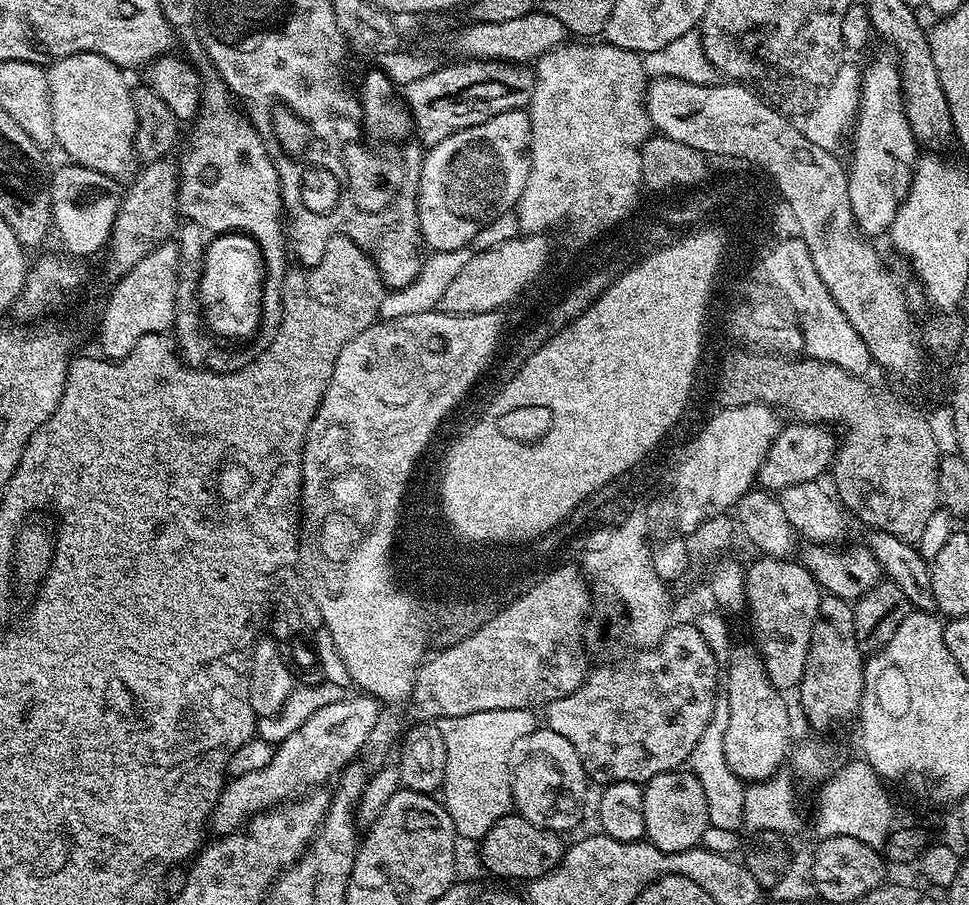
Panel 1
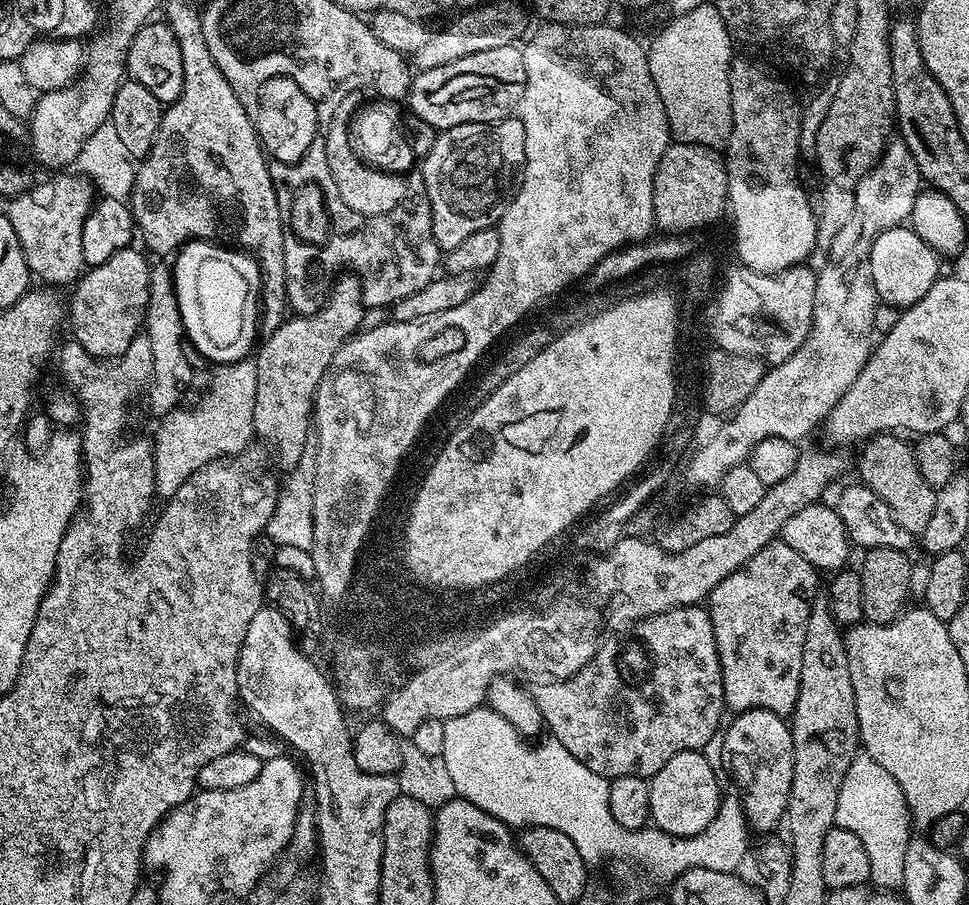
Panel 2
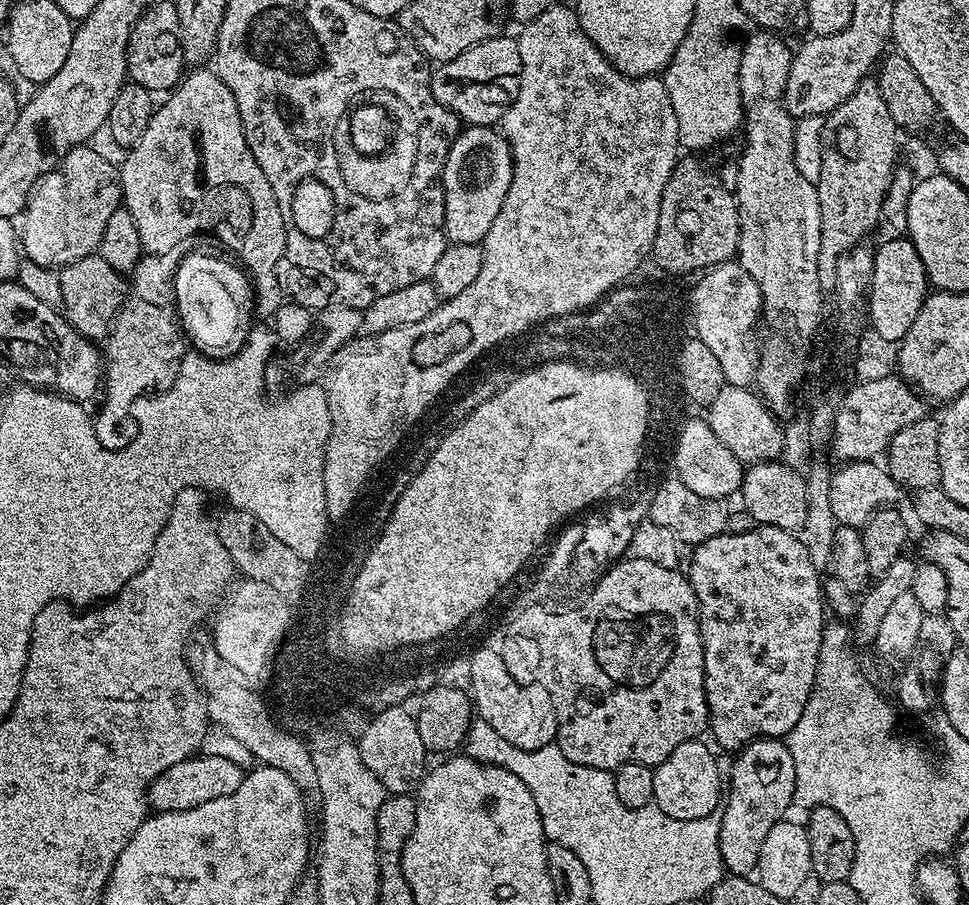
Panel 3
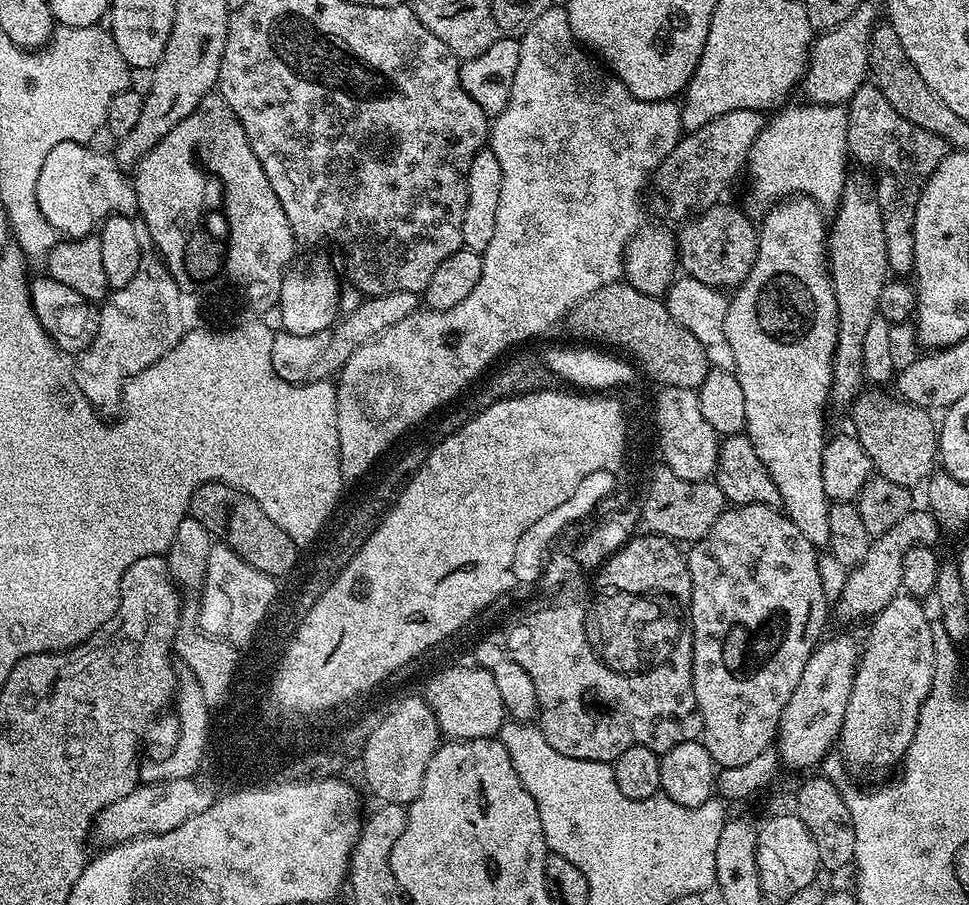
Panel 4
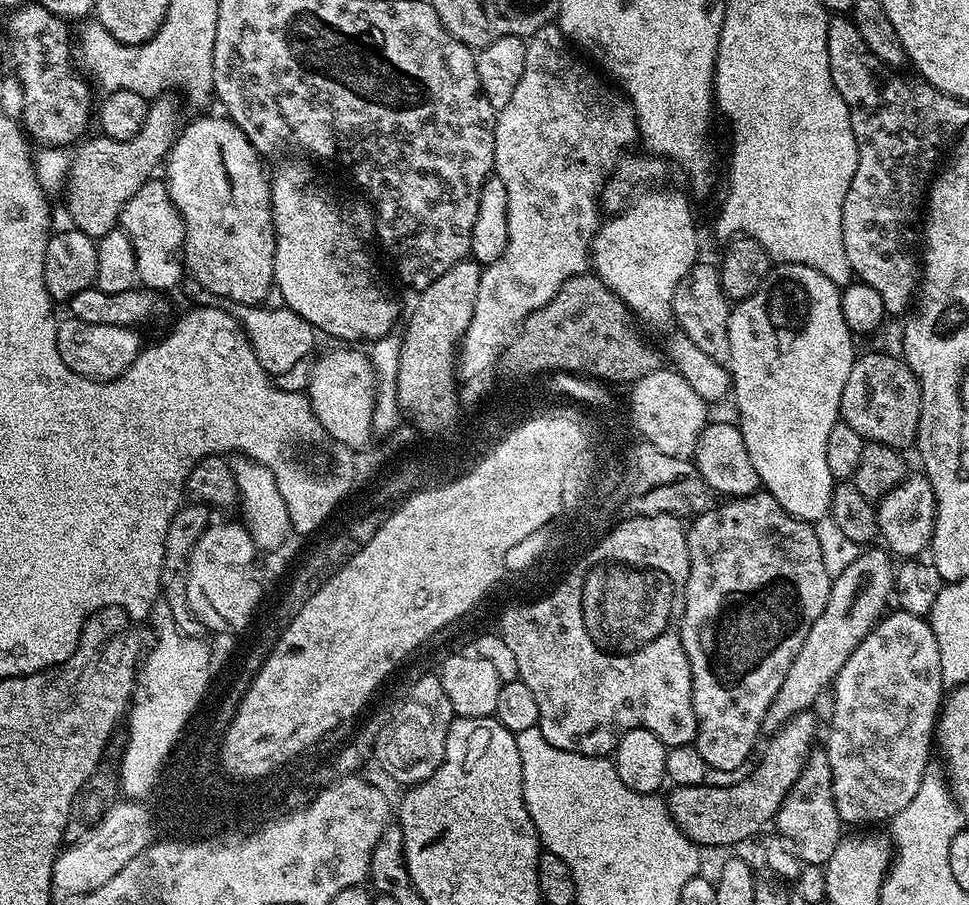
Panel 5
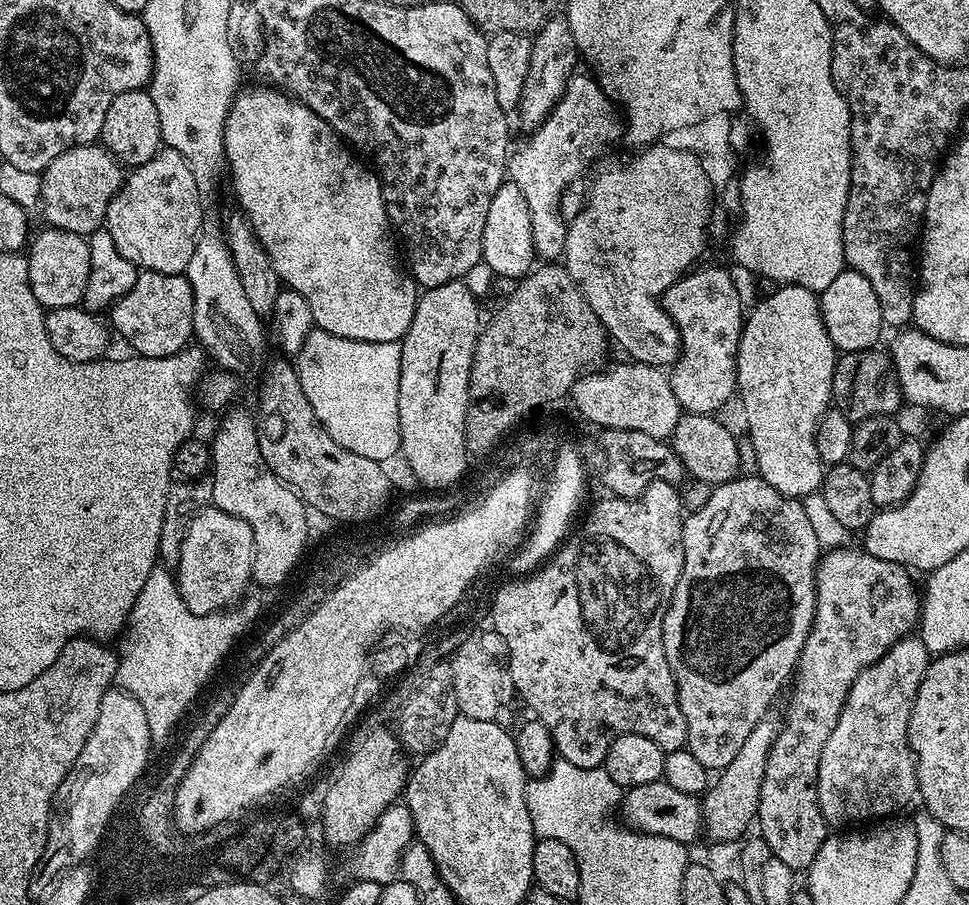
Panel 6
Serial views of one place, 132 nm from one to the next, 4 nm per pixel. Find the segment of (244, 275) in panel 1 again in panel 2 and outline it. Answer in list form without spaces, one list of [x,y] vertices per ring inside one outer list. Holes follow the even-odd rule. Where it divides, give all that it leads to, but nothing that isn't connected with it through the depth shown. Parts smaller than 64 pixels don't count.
[[[190,240],[180,246],[174,259],[172,269],[175,294],[179,313],[182,314],[185,337],[191,347],[220,366],[245,359],[251,353],[249,351],[259,329],[260,266],[255,257],[216,242]]]

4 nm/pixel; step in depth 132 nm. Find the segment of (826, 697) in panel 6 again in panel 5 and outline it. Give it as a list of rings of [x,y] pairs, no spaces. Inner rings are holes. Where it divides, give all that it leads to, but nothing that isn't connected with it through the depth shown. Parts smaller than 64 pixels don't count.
[[[820,746],[813,747],[804,768],[798,774],[794,784],[790,786],[785,800],[776,812],[774,827],[776,826],[777,830],[785,836],[780,835],[795,852],[801,865],[827,864],[830,854],[834,854],[838,842],[842,839],[842,831],[840,832],[842,823],[838,810],[835,809],[831,784],[830,762],[825,749]]]

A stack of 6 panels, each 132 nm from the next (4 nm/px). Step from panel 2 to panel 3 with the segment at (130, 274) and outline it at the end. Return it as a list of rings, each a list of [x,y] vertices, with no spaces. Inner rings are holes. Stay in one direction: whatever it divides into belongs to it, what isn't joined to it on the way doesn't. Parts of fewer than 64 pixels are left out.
[[[99,254],[80,258],[59,269],[62,286],[62,309],[74,330],[88,340],[100,342],[107,337],[112,321],[120,313],[126,295],[126,280],[114,266],[109,266]]]

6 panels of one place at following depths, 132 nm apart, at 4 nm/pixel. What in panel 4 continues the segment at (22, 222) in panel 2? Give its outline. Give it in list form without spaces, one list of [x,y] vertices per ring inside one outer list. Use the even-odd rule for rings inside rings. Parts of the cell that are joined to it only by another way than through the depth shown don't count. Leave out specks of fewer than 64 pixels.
[[[74,142],[59,143],[47,154],[36,193],[43,216],[67,239],[80,239],[91,233],[90,206],[99,206],[104,214],[131,217],[139,211],[131,181],[118,169],[115,159],[103,151],[92,151],[87,145]]]

